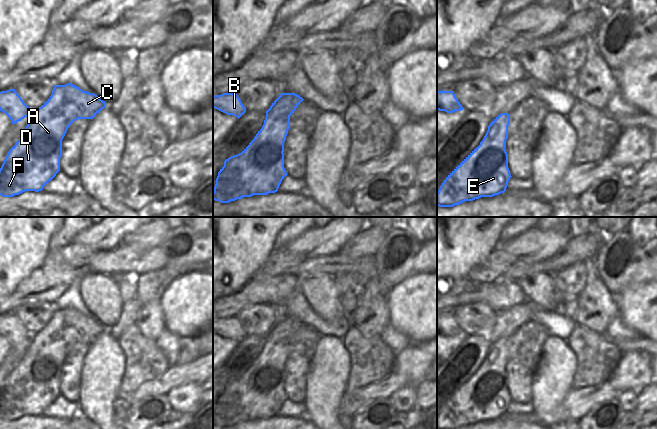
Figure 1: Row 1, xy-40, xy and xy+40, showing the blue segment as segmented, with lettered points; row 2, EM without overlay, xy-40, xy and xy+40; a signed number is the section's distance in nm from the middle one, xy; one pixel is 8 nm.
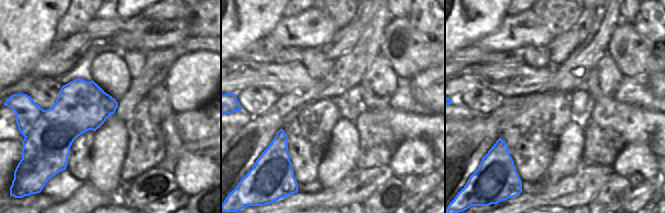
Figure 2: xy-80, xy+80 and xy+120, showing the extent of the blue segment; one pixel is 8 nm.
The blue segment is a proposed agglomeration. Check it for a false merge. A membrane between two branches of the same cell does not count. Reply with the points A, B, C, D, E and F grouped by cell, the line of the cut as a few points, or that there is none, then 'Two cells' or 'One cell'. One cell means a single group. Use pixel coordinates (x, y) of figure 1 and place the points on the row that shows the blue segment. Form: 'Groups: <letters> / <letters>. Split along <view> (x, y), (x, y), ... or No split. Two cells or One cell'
Groups: A B C / D E F. Split along xy-40 (18, 140), (32, 143), (47, 152), (57, 150), (61, 153). Two cells

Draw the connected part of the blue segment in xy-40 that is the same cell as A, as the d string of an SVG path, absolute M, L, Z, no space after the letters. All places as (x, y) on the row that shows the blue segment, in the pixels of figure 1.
M71 83L55 85L50 98L35 110L22 100L15 89L0 92L0 111L10 118L12 124L25 117L30 118L18 141L31 143L47 153L56 150L62 153L62 140L68 128L77 119L92 120L105 107L106 102L96 94Z

